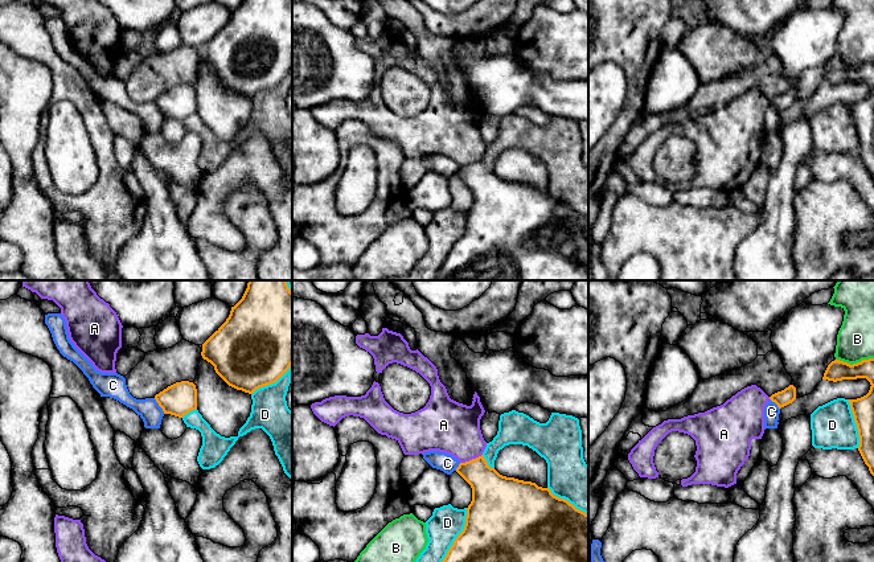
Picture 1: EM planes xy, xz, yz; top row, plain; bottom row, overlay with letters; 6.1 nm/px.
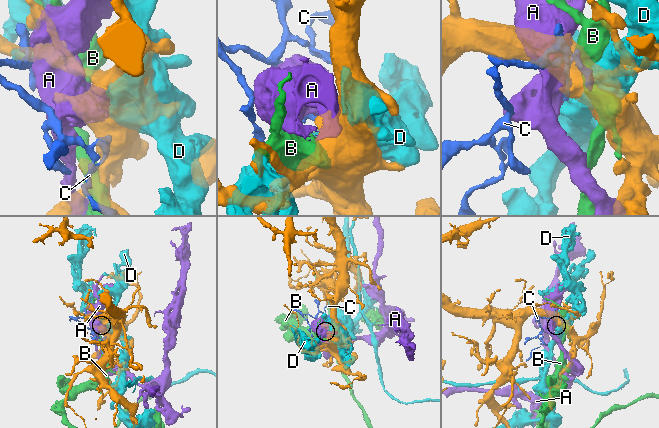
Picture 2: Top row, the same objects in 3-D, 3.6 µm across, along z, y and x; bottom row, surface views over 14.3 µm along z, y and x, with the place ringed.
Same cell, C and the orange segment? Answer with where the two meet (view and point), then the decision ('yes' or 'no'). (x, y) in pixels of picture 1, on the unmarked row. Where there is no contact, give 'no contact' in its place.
contact xy (159, 109); no

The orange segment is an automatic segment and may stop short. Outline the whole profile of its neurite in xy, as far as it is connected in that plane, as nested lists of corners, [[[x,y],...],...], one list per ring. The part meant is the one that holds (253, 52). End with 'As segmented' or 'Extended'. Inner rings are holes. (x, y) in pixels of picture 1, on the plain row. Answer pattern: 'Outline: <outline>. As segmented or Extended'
Outline: [[[242,0],[226,25],[202,48],[201,60],[231,91],[253,98],[292,69],[292,0]]]. As segmented

